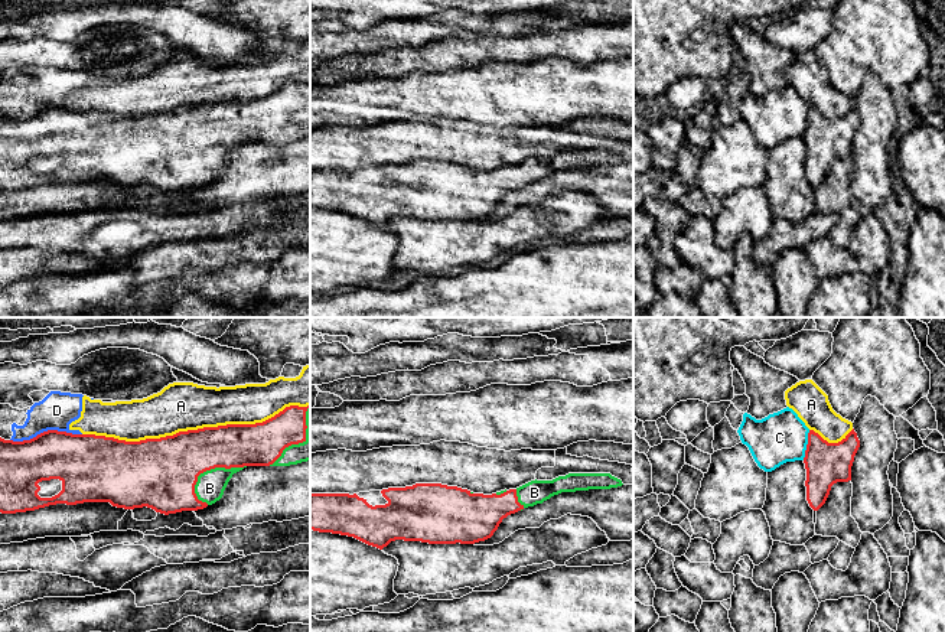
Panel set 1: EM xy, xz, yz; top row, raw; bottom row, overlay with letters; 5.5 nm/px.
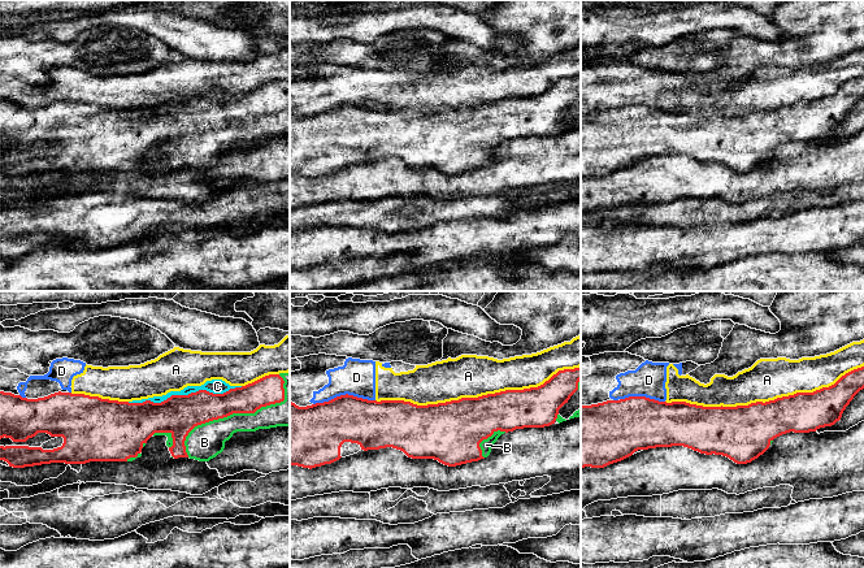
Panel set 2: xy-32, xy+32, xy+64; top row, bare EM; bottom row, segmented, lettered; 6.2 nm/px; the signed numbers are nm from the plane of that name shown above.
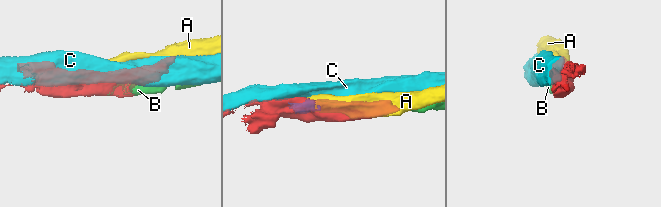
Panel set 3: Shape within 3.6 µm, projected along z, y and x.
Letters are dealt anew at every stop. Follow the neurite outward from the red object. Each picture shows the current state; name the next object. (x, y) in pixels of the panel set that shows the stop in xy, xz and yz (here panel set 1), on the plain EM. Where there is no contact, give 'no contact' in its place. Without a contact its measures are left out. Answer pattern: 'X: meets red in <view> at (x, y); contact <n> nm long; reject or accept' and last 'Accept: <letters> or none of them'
A: meets red in xy at (195, 107); contact 1300 nm long; reject
B: meets red in xy at (211, 145); contact 340 nm long; accept
C: meets red in yz at (807, 121); contact 170 nm long; reject
D: meets red in xy at (45, 108); contact 400 nm long; reject
Accept: B

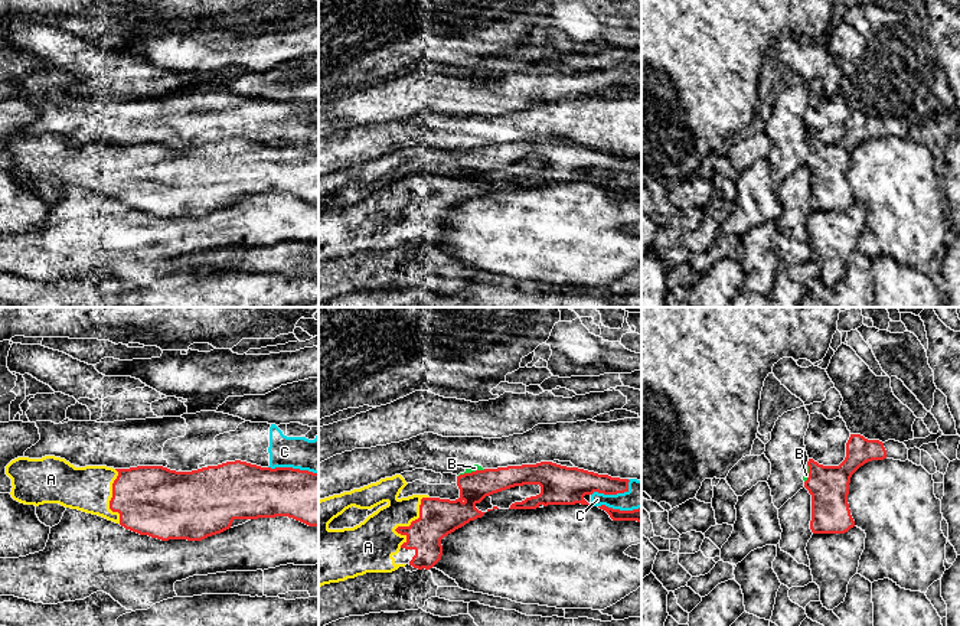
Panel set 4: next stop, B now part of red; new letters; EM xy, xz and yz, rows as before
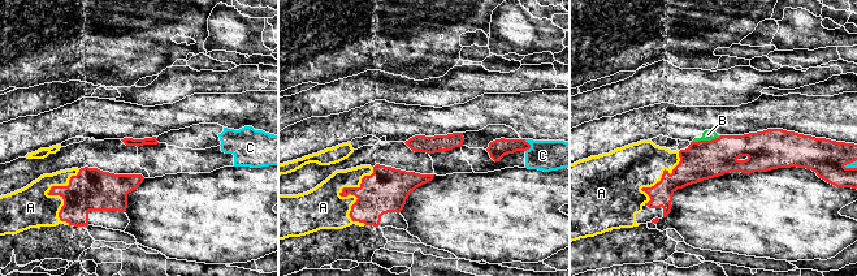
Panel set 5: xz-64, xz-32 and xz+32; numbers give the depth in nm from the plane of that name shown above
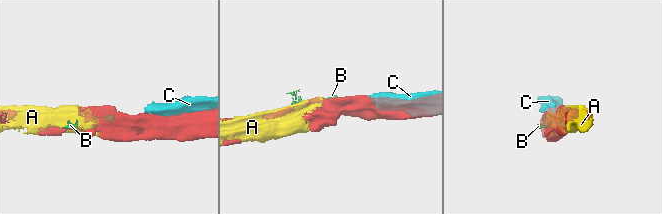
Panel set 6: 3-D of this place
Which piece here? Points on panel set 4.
A: meets red in xz at (410, 202); contact 340 nm long; accept
B: meets red in xz at (472, 149); contact 160 nm long; reject
C: meets red in xy at (291, 144); contact 280 nm long; reject
Accept: A

